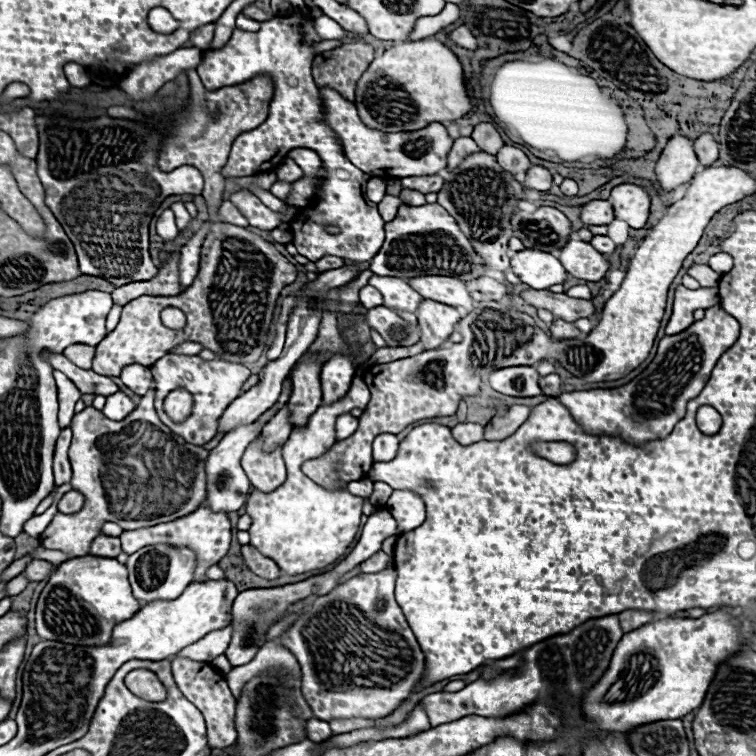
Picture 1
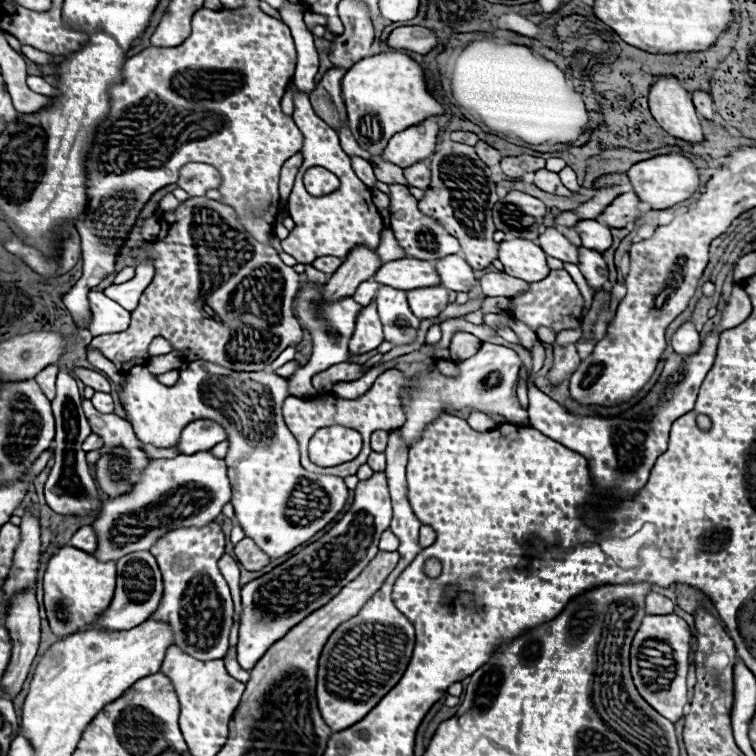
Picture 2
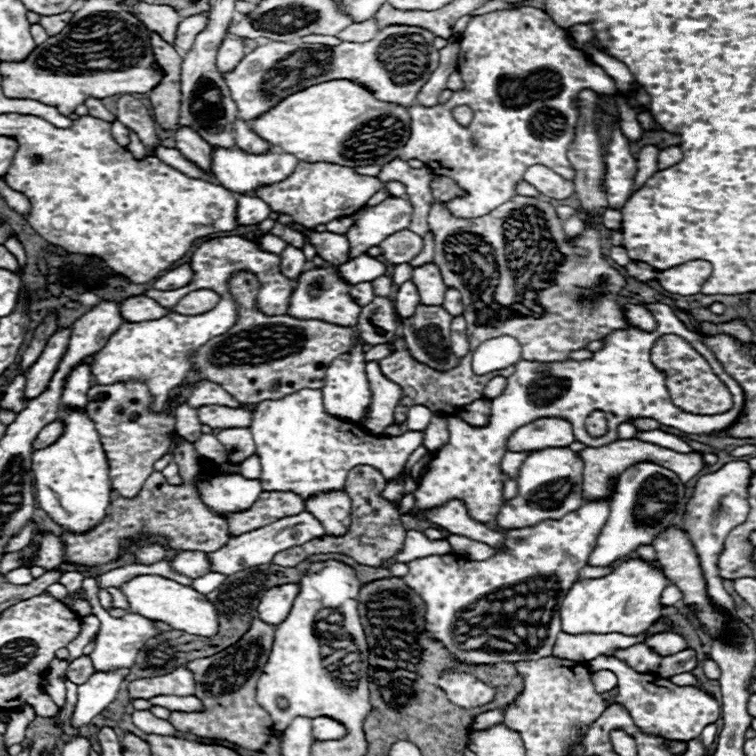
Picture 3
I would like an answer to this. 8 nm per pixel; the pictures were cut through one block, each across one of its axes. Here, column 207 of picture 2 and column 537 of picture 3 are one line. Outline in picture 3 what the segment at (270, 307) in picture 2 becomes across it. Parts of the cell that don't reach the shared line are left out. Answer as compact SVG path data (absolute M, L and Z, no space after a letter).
M514 196L510 198L508 202L500 204L500 208L494 208L492 212L484 214L484 216L478 216L478 218L470 218L470 220L464 220L464 218L456 218L452 216L452 212L446 208L446 204L442 200L434 200L432 202L432 208L430 208L430 214L428 214L428 228L432 230L434 234L434 264L440 268L442 272L442 280L448 288L456 288L462 296L462 304L464 304L464 318L468 322L468 340L472 344L472 354L474 350L484 342L484 340L490 340L494 336L502 336L502 334L508 334L508 336L514 336L520 346L522 346L522 360L530 360L530 362L560 362L560 360L566 360L568 358L568 352L572 350L580 350L584 348L588 342L592 340L602 340L610 330L618 330L618 328L626 328L628 322L626 322L626 316L624 316L624 310L622 306L618 304L618 294L620 290L624 288L626 280L624 276L614 270L604 258L602 258L602 252L600 252L600 234L598 234L598 228L586 228L586 232L576 238L576 240L568 240L564 236L564 230L562 228L556 228L556 212L540 212L540 198L530 198L530 196Z

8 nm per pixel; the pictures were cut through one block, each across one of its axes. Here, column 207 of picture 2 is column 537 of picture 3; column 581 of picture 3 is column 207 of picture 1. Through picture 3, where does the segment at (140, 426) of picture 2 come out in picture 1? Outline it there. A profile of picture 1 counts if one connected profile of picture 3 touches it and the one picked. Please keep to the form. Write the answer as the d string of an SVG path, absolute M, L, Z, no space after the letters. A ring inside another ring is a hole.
M168 354L168 356L162 356L160 360L156 360L156 364L152 364L152 374L154 374L154 382L156 382L156 412L158 412L158 418L162 420L162 424L172 428L172 432L176 432L178 436L184 436L184 440L188 440L196 446L204 446L216 435L218 420L222 416L224 408L232 400L236 400L236 396L240 396L242 386L250 376L250 370L242 364L232 364L232 362L224 362L224 360L202 360L198 356ZM176 388L186 388L194 396L192 416L182 424L174 424L162 410L164 398L168 396L170 390L176 390Z

